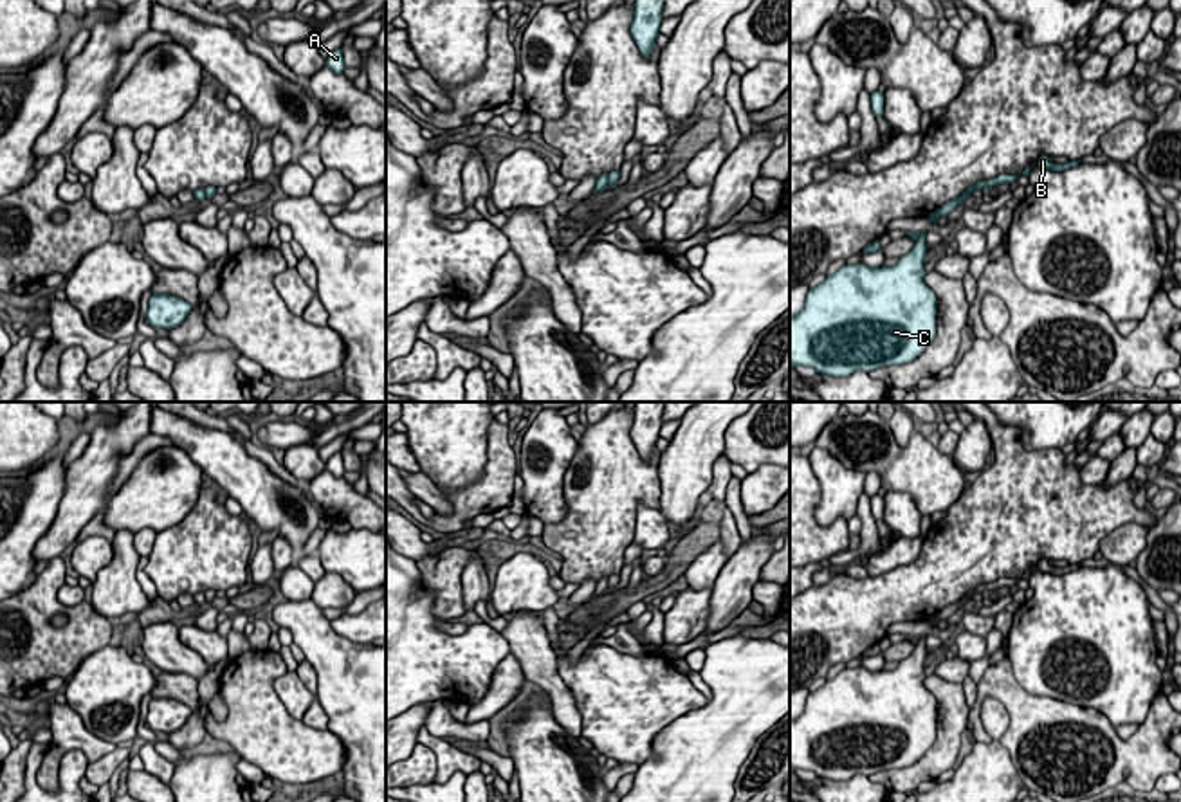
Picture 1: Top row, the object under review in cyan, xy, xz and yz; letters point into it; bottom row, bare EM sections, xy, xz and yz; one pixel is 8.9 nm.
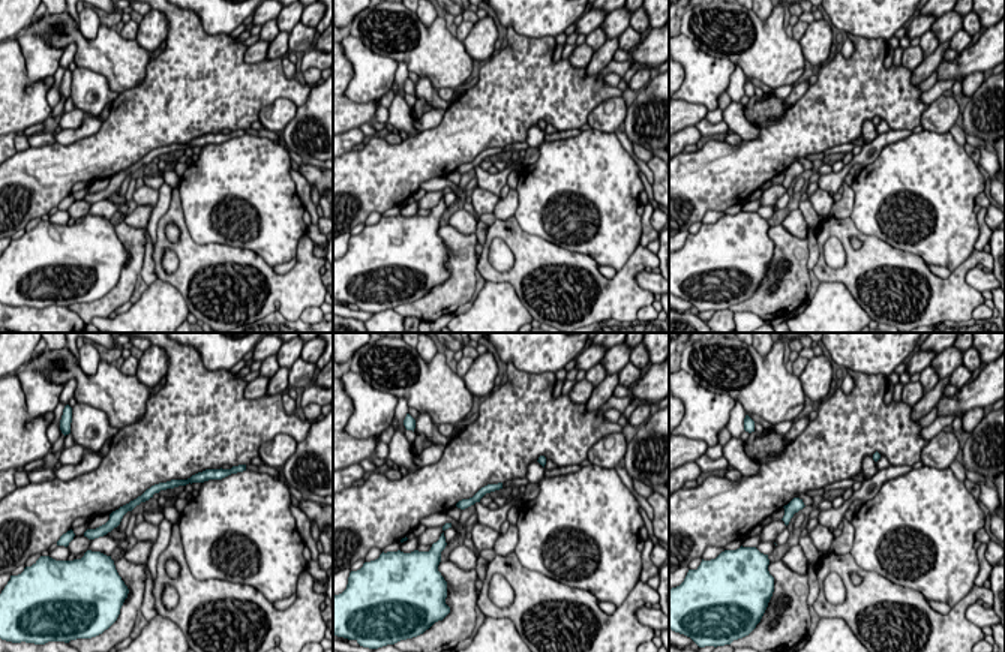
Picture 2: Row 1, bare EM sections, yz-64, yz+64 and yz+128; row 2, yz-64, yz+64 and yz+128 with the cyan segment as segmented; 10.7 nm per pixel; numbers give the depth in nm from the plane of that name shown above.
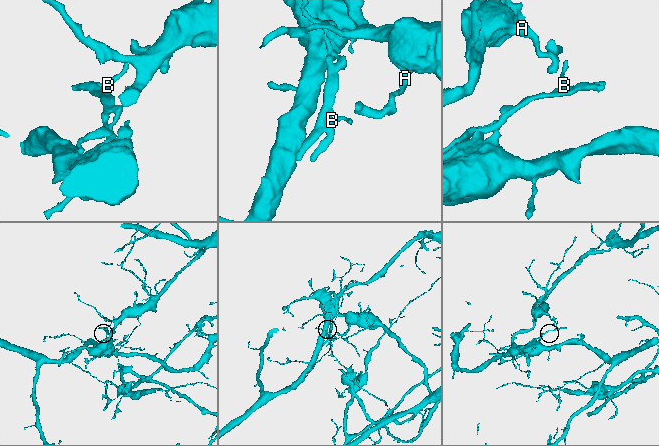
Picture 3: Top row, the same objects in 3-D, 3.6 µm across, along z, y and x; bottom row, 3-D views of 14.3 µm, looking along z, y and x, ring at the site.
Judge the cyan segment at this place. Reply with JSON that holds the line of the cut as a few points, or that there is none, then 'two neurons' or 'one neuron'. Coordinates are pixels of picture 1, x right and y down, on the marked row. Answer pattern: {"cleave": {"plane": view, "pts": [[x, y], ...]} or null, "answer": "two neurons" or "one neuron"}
{"cleave": {"plane": "yz", "pts": [[967, 190], [972, 191]]}, "answer": "two neurons"}

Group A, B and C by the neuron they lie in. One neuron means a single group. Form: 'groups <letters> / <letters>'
groups A / B C

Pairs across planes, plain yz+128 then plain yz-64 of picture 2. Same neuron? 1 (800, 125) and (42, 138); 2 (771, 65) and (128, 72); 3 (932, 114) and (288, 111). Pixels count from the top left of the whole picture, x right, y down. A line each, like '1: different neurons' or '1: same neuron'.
1: different neurons
2: same neuron
3: same neuron

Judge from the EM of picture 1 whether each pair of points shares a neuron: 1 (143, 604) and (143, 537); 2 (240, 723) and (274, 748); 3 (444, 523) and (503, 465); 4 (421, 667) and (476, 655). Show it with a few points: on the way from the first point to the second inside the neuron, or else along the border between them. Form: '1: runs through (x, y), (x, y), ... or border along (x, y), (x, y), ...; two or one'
1: border along (134, 534), (134, 548), (141, 555); two
2: runs through (249, 723), (265, 739); one
3: runs through (460, 514), (493, 482); one
4: runs through (435, 667), (462, 665); one

